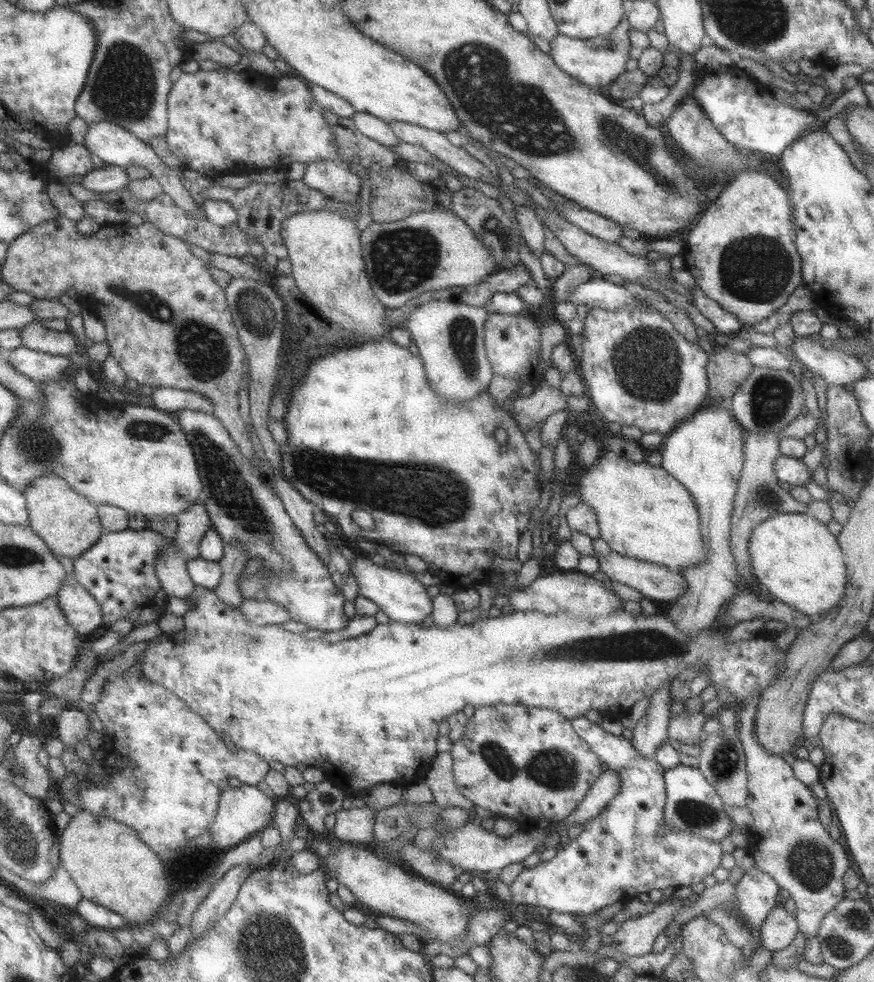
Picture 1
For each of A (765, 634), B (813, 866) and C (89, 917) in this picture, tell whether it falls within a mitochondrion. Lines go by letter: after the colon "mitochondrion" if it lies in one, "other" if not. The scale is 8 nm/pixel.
A: other
B: mitochondrion
C: other

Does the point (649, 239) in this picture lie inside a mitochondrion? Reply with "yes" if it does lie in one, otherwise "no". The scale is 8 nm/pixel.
no

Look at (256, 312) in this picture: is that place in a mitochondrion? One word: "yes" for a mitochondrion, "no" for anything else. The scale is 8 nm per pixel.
yes

